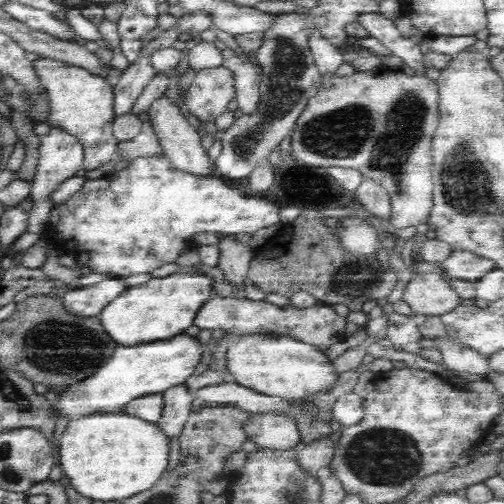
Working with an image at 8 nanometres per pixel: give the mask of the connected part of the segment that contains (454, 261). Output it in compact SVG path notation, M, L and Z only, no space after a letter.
M452 249L449 255L438 264L439 273L446 278L454 277L475 283L480 276L497 268L494 262L478 257L473 252L466 252L465 249Z

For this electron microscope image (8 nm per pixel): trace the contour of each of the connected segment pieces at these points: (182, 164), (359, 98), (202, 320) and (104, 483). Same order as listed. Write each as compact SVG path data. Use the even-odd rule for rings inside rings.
M162 95L151 105L147 111L150 115L149 121L152 123L153 131L156 133L164 155L168 157L173 167L191 175L201 176L204 180L214 180L217 175L212 172L214 162L200 143L201 135L198 134L195 123L182 108L175 106L166 95Z
M356 71L351 76L344 77L327 77L321 78L318 92L307 101L306 109L295 122L295 128L291 132L292 156L305 166L339 166L342 168L353 168L360 171L363 175L377 182L386 190L391 202L390 224L400 230L400 228L416 228L424 224L424 220L429 218L431 208L433 207L433 157L432 157L432 140L433 134L437 131L438 124L441 120L441 110L439 109L439 88L437 80L432 80L424 75L415 74L408 76L403 71L389 71L386 74L374 74L373 71L360 72Z
M218 294L210 296L199 306L195 314L194 326L208 328L208 330L225 330L242 336L244 333L286 333L294 340L302 341L312 346L330 346L335 342L344 342L346 333L346 319L338 315L330 305L314 305L310 308L296 308L292 305L285 308L276 307L265 300L254 300L238 297L220 297Z
M120 412L94 413L69 422L66 430L60 435L59 443L62 473L67 476L67 481L78 495L92 501L120 503L153 488L165 474L169 462L170 439L160 430L157 423Z

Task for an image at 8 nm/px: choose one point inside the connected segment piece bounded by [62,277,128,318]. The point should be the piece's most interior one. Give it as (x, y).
(88, 301)

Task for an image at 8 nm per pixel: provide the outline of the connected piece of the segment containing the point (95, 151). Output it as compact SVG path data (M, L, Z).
M40 57L33 62L34 70L46 92L50 114L47 124L74 136L83 146L82 168L86 171L100 168L110 162L117 152L118 139L113 135L114 113L113 86L105 79L52 58Z

